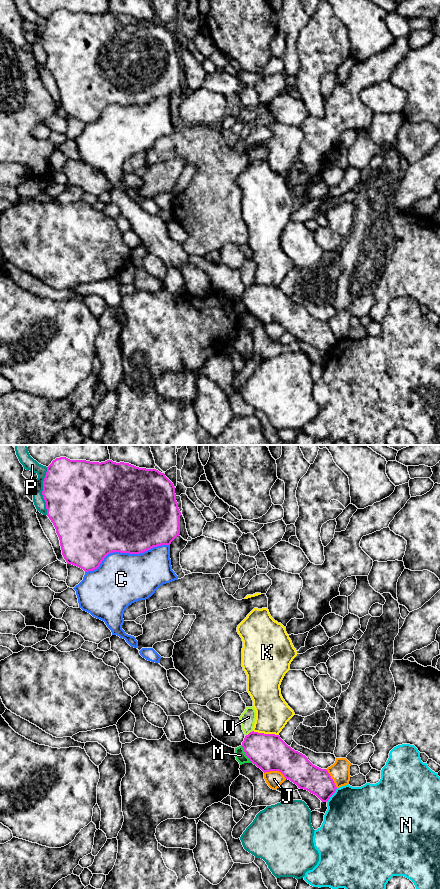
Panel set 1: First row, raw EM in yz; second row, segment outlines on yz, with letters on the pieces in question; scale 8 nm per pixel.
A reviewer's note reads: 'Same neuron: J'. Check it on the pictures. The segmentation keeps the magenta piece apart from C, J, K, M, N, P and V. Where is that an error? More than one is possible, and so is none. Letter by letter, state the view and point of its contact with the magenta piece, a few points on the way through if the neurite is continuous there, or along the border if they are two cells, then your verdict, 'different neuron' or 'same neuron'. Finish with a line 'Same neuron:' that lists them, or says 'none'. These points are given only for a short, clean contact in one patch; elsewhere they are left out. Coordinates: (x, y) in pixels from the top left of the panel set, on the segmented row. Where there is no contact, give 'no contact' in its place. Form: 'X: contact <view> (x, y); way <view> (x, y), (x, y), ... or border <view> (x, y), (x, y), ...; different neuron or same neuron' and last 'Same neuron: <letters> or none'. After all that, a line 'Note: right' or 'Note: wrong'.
C: contact yz (126, 552); different neuron
J: contact yz (275, 770); different neuron
K: contact yz (266, 734); different neuron
M: contact yz (245, 753); different neuron
N: contact yz (332, 794); border yz (337, 788), (326, 801); different neuron
P: contact yz (42, 491); different neuron
V: contact yz (249, 733); different neuron
Same neuron: none
Note: wrong

